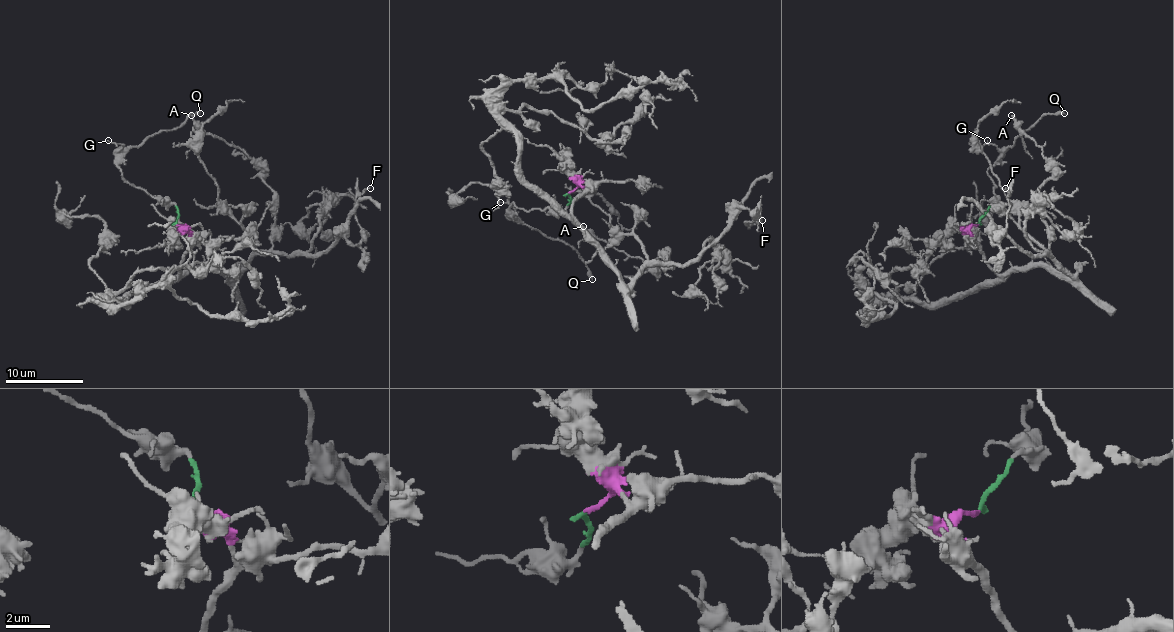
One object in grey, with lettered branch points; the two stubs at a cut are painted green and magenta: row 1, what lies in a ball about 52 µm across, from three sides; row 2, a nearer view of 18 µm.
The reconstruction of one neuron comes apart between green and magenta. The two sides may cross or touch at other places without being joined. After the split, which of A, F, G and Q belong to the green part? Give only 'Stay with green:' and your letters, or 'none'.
Stay with green: G, Q

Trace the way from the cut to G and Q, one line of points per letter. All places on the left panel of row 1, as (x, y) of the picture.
G: (177, 224), (177, 208), (171, 202), (160, 202), (131, 185), (121, 173), (117, 156), (121, 144), (108, 141)
Q: (177, 224), (171, 202), (160, 202), (133, 187), (117, 164), (133, 146), (175, 129), (191, 114), (200, 114)

